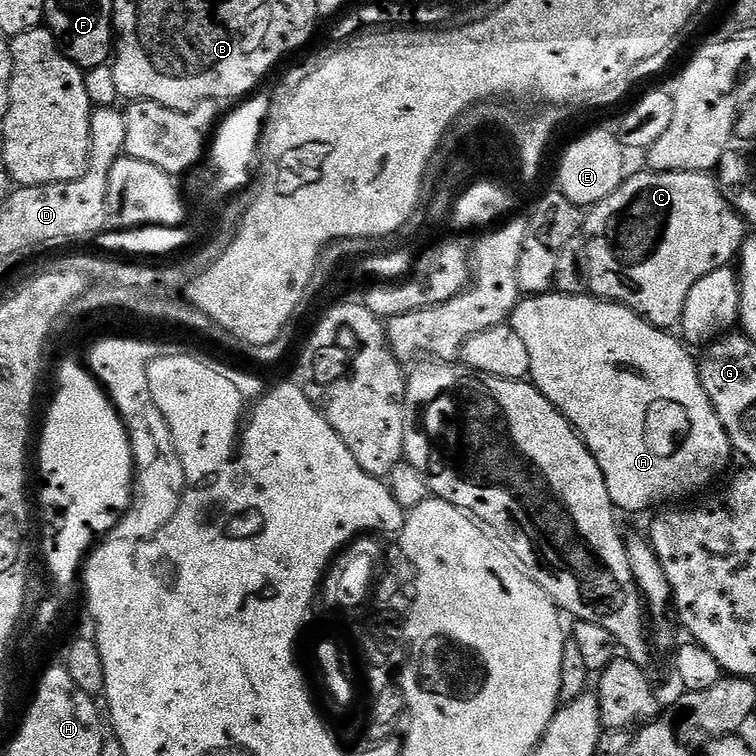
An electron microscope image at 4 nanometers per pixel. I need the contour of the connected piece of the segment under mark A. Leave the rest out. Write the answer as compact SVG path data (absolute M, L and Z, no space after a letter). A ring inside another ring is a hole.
M555 290L542 293L541 296L524 296L511 314L510 323L514 334L522 338L527 353L530 354L530 380L549 402L572 423L580 433L580 438L590 450L592 457L598 462L598 470L602 470L602 478L606 478L606 490L610 490L613 505L621 513L644 512L647 508L659 509L661 506L680 502L683 496L692 496L700 492L724 467L728 459L734 456L734 449L728 431L722 426L710 398L700 381L700 370L697 361L687 347L677 337L672 337L665 329L656 328L646 322L634 310L609 300L597 300L591 294L567 296Z

